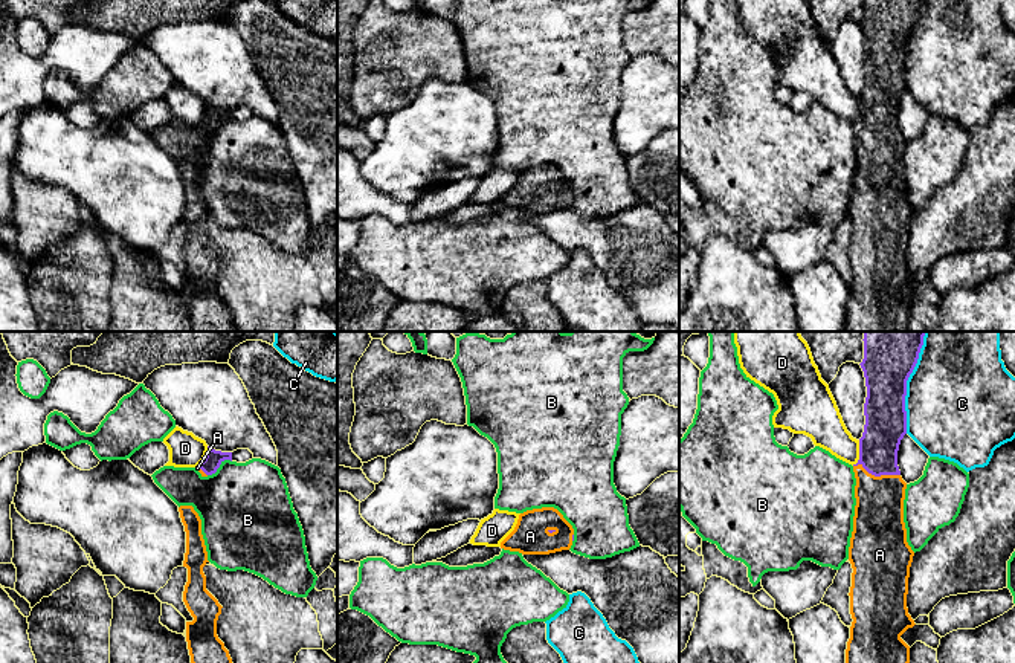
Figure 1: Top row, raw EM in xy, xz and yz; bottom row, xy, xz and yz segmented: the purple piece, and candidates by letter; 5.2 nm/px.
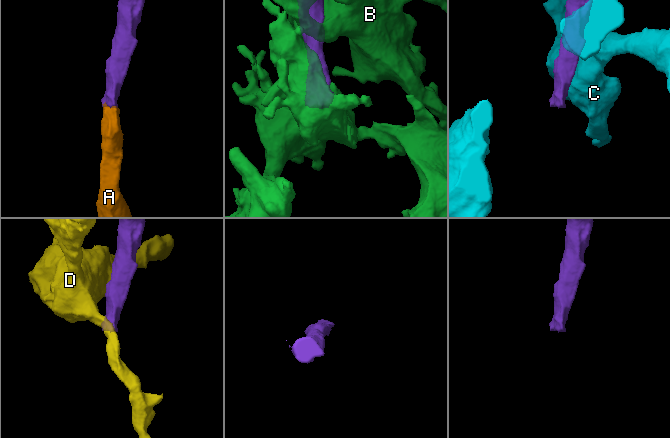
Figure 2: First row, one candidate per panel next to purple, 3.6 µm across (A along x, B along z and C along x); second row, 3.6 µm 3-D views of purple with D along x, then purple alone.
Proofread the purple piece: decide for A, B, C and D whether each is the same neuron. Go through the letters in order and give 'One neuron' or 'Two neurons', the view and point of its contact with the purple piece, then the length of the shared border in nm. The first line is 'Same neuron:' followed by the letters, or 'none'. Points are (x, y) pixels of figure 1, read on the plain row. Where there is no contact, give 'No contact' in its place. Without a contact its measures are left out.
Same neuron: A
A: One neuron. Touches purple at yz (876, 133). Shared border 260 nm
B: Two neurons. Touches purple at xy (219, 124). Shared border 150 nm
C: Two neurons. Touches purple at yz (905, 46). Shared border 480 nm
D: Two neurons. Touches purple at yz (860, 112). Shared border 140 nm

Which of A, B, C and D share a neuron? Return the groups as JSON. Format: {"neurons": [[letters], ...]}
{"neurons": [["A"], ["B"], ["C"], ["D"]]}

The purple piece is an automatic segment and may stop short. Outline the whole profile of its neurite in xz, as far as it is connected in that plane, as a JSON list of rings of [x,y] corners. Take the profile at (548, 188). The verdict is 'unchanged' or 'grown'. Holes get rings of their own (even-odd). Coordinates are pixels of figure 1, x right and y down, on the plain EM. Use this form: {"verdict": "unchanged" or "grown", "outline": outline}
{"verdict": "grown", "outline": [[[554,165],[527,168],[519,173],[514,188],[501,206],[522,212],[549,212],[569,208],[574,186]]]}

